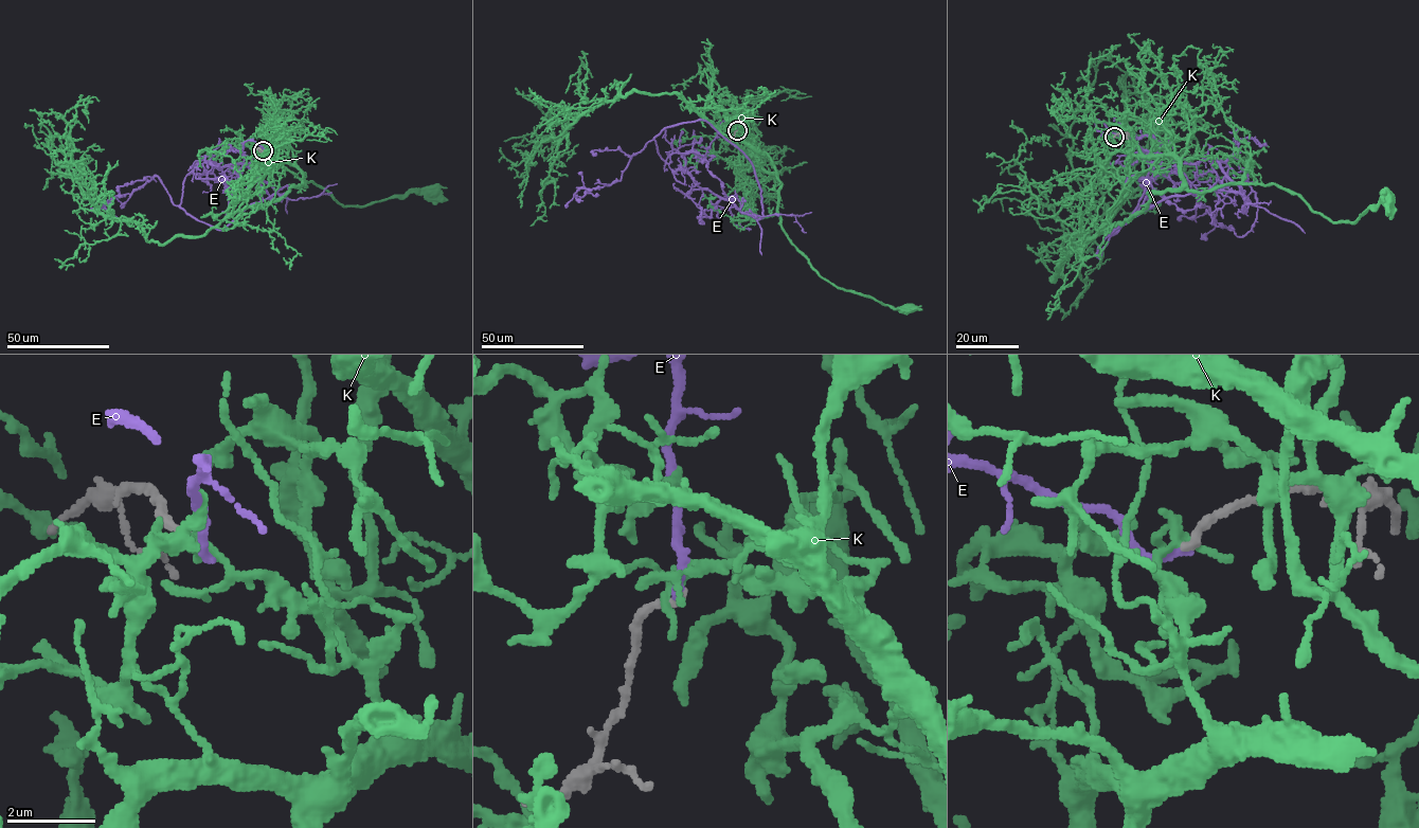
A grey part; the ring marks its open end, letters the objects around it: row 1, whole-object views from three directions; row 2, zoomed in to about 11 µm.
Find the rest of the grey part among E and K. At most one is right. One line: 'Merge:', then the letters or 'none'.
Merge: none

